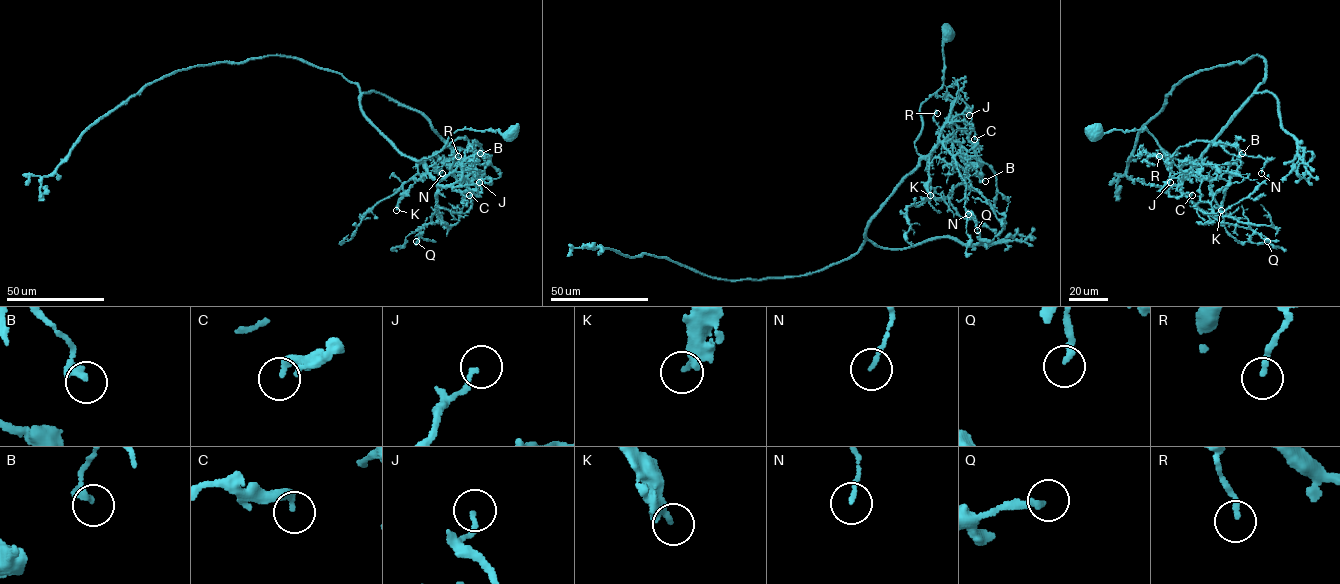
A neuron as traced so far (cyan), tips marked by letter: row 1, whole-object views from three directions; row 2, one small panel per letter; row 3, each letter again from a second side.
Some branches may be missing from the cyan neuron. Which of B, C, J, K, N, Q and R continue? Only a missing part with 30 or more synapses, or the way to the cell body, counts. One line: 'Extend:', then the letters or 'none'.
Extend: K

